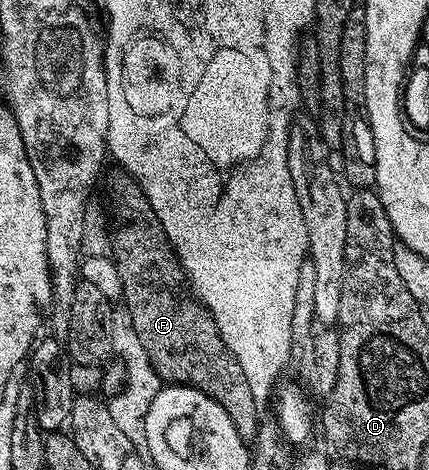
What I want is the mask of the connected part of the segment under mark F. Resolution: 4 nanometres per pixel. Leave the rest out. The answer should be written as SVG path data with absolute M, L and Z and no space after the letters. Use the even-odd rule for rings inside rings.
M118 172L107 182L107 206L111 209L111 218L119 227L111 234L111 250L113 261L119 273L119 289L121 302L127 305L125 317L131 324L131 330L137 336L141 348L145 348L145 356L157 372L160 383L172 386L192 386L205 396L217 400L225 412L229 412L229 420L233 420L233 428L244 440L254 439L258 432L261 413L257 410L255 394L249 389L249 380L245 380L245 372L241 364L229 352L225 340L219 335L213 316L202 302L185 292L185 275L179 265L179 258L171 241L165 236L165 228L153 212L145 192L139 187L139 181L126 172Z

